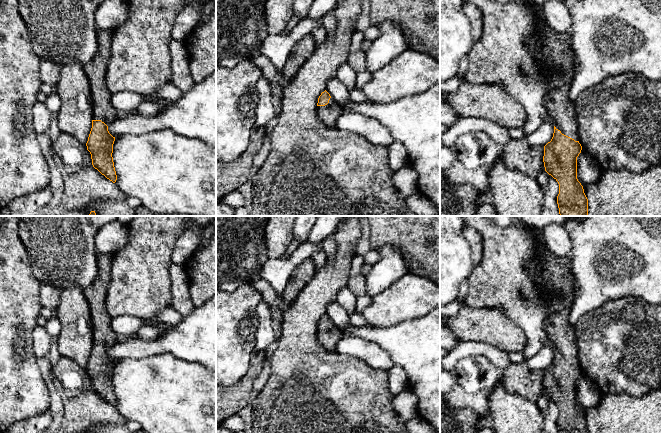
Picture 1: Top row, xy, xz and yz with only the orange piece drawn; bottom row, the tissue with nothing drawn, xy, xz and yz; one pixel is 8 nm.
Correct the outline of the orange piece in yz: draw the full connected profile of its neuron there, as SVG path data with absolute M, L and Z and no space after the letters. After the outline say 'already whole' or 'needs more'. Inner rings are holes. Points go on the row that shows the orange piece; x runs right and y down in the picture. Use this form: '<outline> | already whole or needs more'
M513 0L527 4L535 18L538 28L537 36L528 42L531 51L536 52L538 58L545 64L544 70L548 74L562 72L565 74L564 84L559 88L550 89L543 99L547 111L546 121L554 125L554 133L550 142L544 146L543 162L545 171L559 184L557 204L560 216L588 216L588 199L583 186L577 179L577 157L582 146L578 141L578 126L574 104L569 99L569 90L574 76L575 56L568 32L558 33L546 22L542 6L532 4L526 0Z | needs more

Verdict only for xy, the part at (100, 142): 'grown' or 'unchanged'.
grown

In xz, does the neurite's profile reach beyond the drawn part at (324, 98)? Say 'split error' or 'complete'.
split error

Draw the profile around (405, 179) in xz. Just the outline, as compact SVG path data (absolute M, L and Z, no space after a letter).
M405 166L394 171L392 176L392 182L395 189L403 198L418 192L417 180L417 172L410 166Z

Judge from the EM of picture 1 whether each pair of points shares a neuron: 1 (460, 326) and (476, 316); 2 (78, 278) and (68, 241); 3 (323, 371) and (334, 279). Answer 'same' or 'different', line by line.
1: same
2: same
3: same

